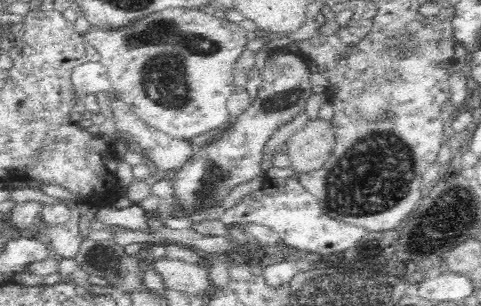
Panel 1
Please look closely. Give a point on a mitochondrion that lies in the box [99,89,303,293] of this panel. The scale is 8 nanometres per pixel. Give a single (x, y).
(215, 178)

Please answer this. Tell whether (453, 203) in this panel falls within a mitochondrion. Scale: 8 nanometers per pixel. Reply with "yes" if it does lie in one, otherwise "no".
yes

